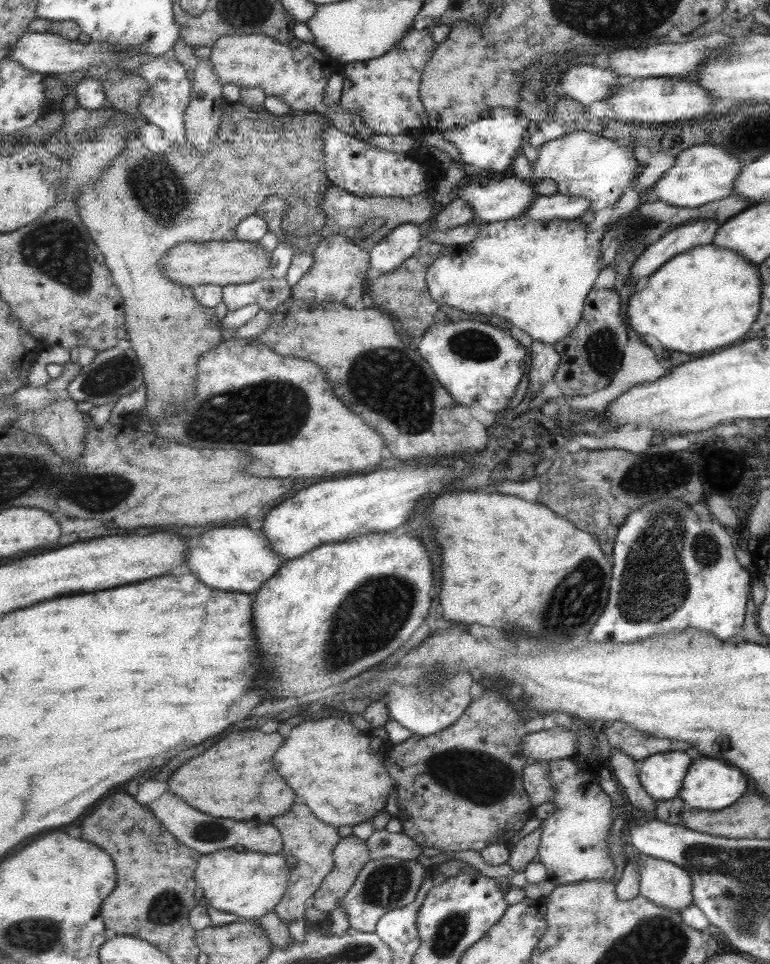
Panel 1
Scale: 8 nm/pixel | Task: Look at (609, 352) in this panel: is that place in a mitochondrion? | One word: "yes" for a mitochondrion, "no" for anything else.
no

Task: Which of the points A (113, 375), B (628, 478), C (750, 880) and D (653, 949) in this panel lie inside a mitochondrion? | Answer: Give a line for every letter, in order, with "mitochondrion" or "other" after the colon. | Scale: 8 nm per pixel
A: mitochondrion
B: mitochondrion
C: mitochondrion
D: mitochondrion

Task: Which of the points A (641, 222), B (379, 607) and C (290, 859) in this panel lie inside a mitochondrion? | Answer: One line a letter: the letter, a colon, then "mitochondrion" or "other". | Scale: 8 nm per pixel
A: mitochondrion
B: mitochondrion
C: other

